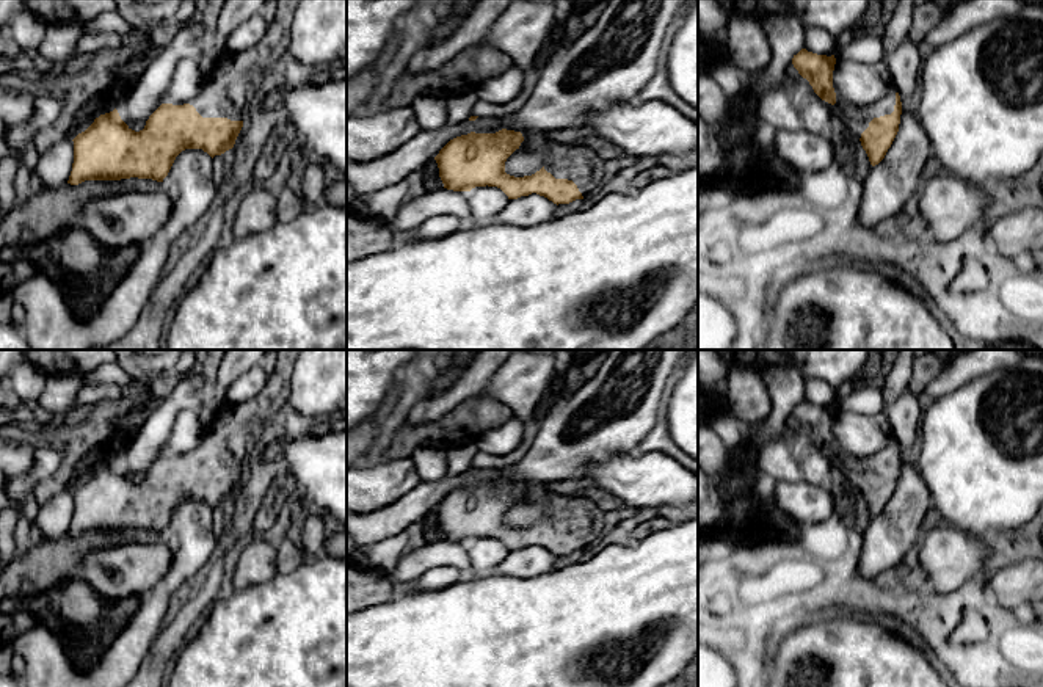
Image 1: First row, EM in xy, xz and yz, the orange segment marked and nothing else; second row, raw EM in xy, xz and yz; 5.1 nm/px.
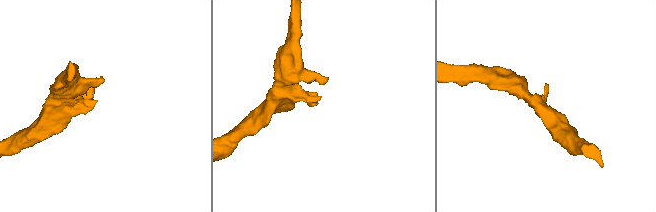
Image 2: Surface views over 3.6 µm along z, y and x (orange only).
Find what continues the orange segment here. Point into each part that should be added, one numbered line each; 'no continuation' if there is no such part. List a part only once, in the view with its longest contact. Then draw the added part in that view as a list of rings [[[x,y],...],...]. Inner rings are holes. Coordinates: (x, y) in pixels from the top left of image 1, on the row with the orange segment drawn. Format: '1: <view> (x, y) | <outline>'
1: yz (857, 119) | [[[892,85],[886,96],[883,96],[878,102],[867,105],[866,108],[853,108],[842,104],[834,104],[834,107],[847,127],[859,140],[861,133],[869,127],[869,122],[874,118],[891,114],[894,111],[896,93],[897,88]]]

